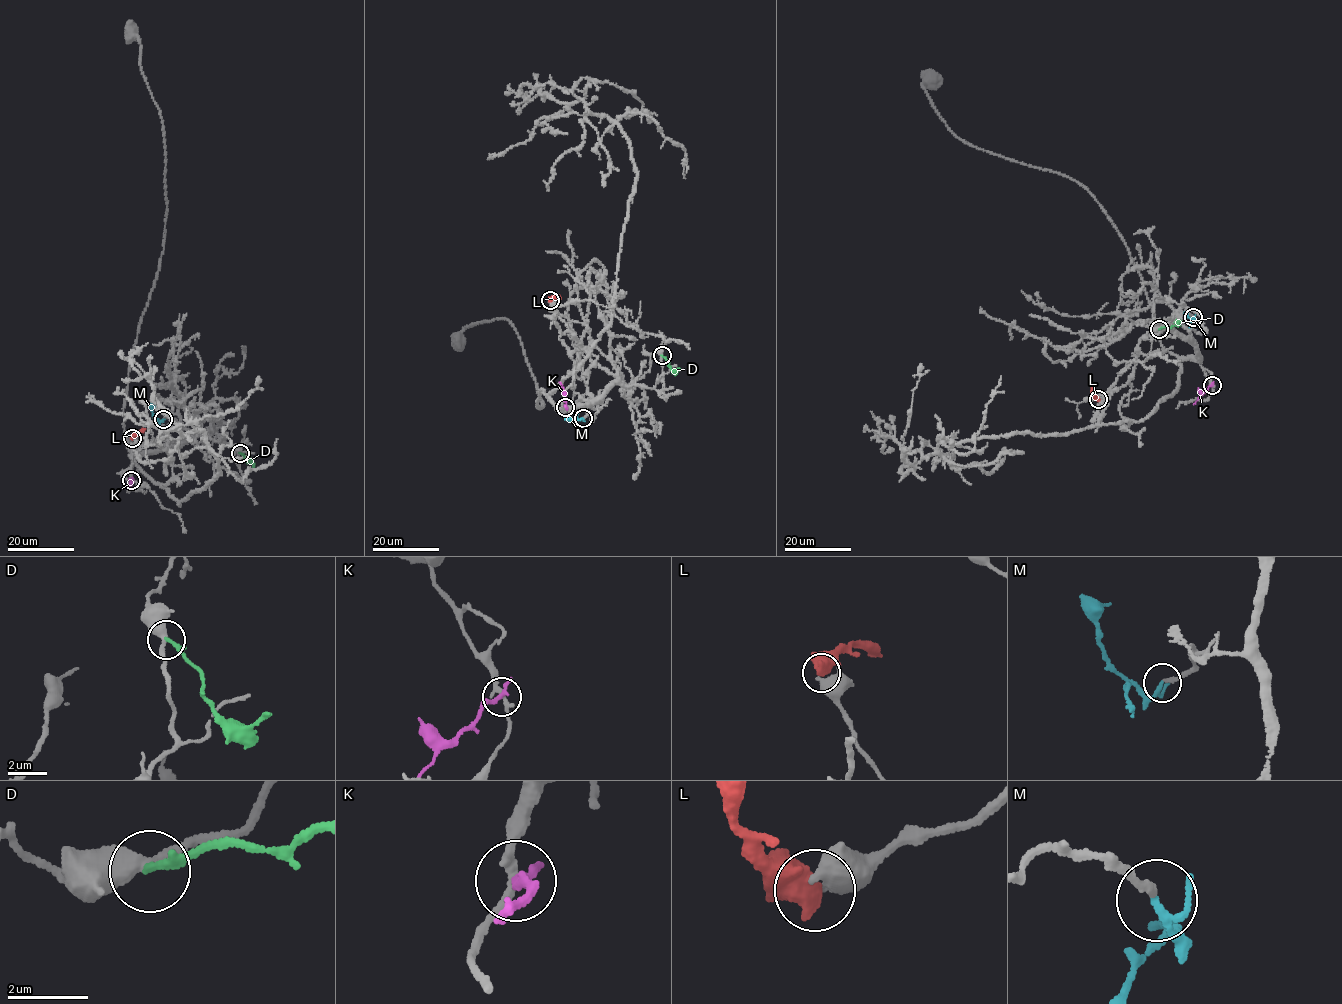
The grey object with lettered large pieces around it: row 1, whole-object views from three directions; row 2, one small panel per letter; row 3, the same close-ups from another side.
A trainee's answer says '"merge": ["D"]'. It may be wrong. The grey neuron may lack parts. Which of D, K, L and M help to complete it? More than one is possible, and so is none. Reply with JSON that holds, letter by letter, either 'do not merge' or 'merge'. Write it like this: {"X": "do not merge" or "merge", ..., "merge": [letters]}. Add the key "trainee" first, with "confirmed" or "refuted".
{"trainee": "refuted", "D": "do not merge", "K": "do not merge", "L": "do not merge", "M": "merge", "merge": ["M"]}

